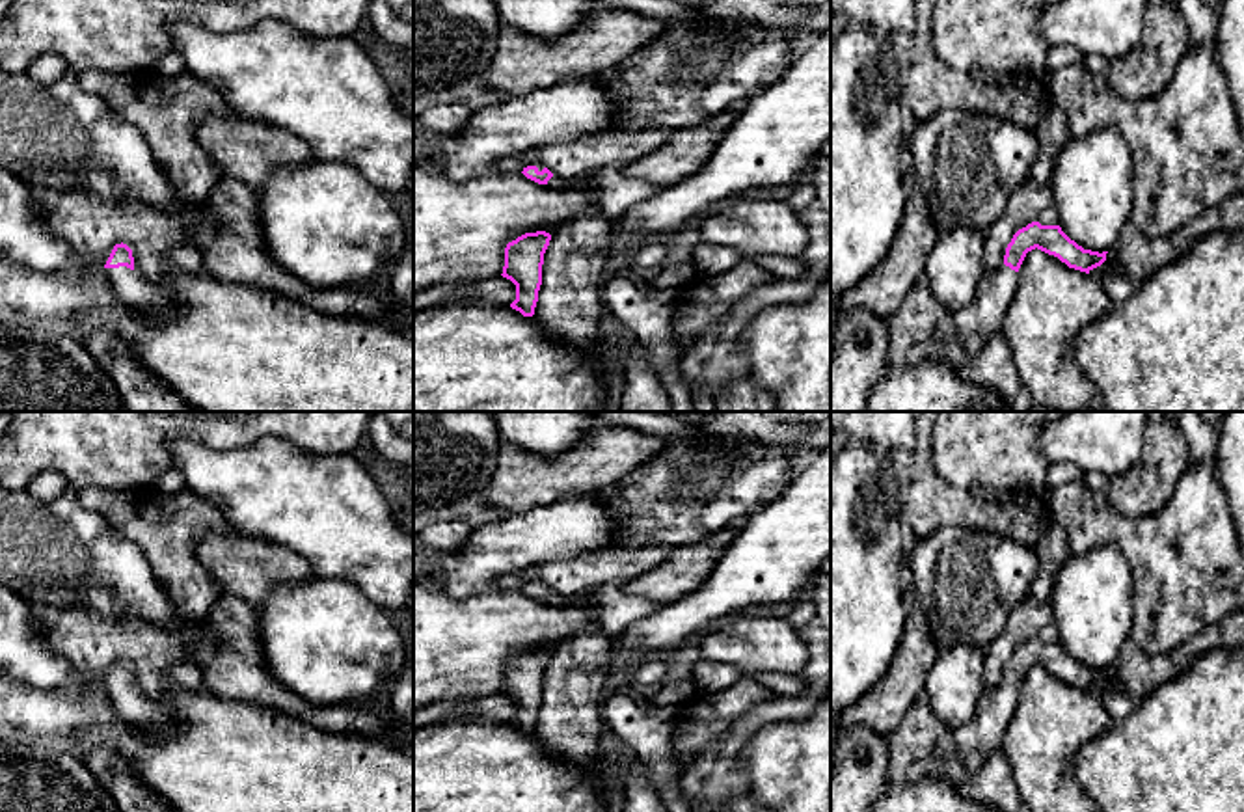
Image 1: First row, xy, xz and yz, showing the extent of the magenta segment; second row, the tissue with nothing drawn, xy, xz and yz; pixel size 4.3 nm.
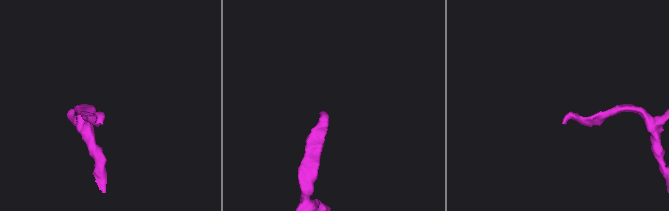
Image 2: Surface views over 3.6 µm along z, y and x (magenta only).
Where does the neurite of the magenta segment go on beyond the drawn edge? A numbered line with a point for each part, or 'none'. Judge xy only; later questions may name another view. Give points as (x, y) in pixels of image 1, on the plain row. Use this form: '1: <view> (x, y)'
1: xy (131, 706)

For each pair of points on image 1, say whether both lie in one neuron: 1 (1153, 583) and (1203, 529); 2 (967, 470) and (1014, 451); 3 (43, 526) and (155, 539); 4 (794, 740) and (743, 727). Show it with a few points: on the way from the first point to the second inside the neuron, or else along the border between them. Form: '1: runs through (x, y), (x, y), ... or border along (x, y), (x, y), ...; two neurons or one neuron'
1: runs through (1166, 570), (1190, 542); one neuron
2: runs through (978, 459), (982, 455), (1002, 455); one neuron
3: border along (88, 509), (101, 514), (129, 539), (151, 568); two neurons
4: border along (801, 719), (768, 721), (742, 753), (745, 771); two neurons

